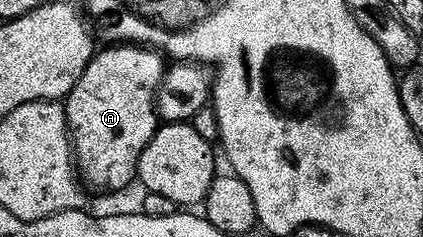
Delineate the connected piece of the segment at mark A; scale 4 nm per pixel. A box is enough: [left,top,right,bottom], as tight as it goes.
[64,42,166,188]

